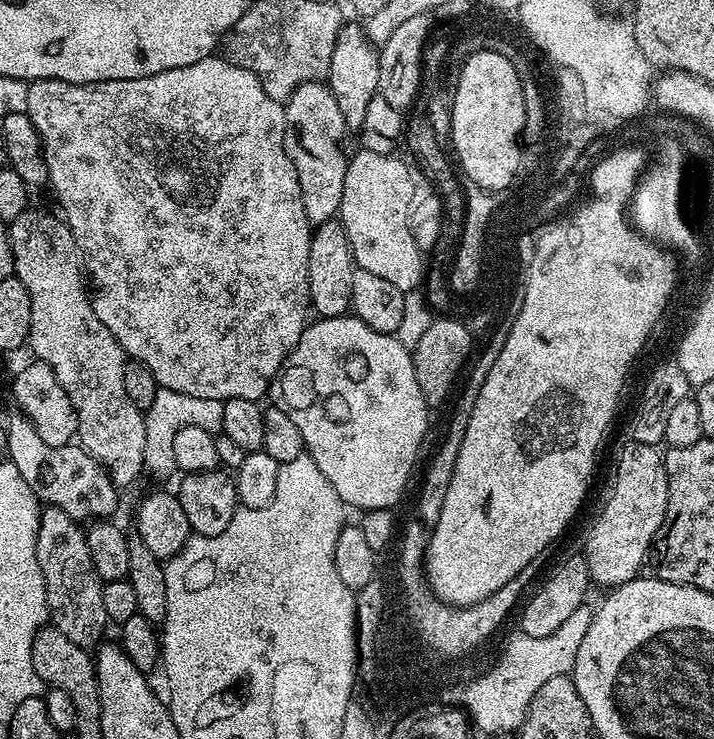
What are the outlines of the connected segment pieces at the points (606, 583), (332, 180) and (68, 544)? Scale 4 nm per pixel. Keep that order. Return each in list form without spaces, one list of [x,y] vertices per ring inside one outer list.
[[[629,439],[627,443],[621,446],[620,457],[616,460],[616,481],[612,484],[612,493],[609,494],[604,509],[597,514],[582,549],[589,581],[593,585],[601,584],[604,590],[616,588],[619,584],[625,584],[641,575],[640,567],[643,564],[645,567],[649,559],[652,540],[662,526],[668,505],[668,475],[664,469],[661,449],[655,444],[643,444],[634,439]]]
[[[302,82],[302,86],[288,96],[284,104],[284,145],[294,170],[298,170],[302,210],[309,225],[324,224],[339,213],[349,162],[349,157],[344,156],[344,135],[342,110],[338,110],[338,102],[327,83]]]
[[[45,507],[40,514],[36,553],[46,586],[51,627],[62,630],[74,646],[95,649],[105,639],[104,631],[110,628],[110,621],[102,606],[104,581],[94,570],[94,562],[90,562],[85,529],[66,510]]]

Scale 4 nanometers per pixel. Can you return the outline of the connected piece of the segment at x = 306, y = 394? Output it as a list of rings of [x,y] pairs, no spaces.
[[[355,314],[313,319],[298,338],[298,342],[292,348],[292,353],[282,362],[280,372],[273,378],[270,389],[270,404],[271,407],[283,410],[297,424],[304,439],[307,455],[314,458],[318,470],[322,470],[322,474],[326,474],[326,482],[330,482],[330,486],[334,486],[334,490],[338,490],[338,498],[349,509],[367,510],[396,506],[400,500],[400,495],[404,492],[404,487],[408,484],[408,475],[411,474],[412,467],[416,464],[420,443],[423,442],[424,435],[428,432],[430,406],[424,400],[422,390],[418,386],[418,378],[414,378],[414,362],[411,351],[404,348],[402,342],[396,340],[395,335],[374,330],[366,322],[359,320]]]

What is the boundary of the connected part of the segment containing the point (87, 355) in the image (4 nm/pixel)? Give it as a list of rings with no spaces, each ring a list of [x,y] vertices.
[[[36,206],[18,214],[8,224],[8,241],[12,251],[12,271],[26,286],[30,294],[30,334],[27,347],[32,348],[32,356],[46,362],[50,370],[58,378],[62,390],[70,394],[70,402],[74,402],[74,410],[78,418],[78,443],[85,448],[98,463],[103,464],[108,476],[115,482],[117,489],[128,488],[140,474],[145,471],[143,452],[146,450],[146,426],[144,412],[134,402],[130,402],[130,394],[126,394],[126,386],[122,382],[126,353],[124,347],[98,322],[98,314],[94,314],[89,293],[84,293],[86,280],[82,275],[82,257],[76,246],[76,239],[68,225],[59,215],[51,216],[48,212],[39,212]]]

